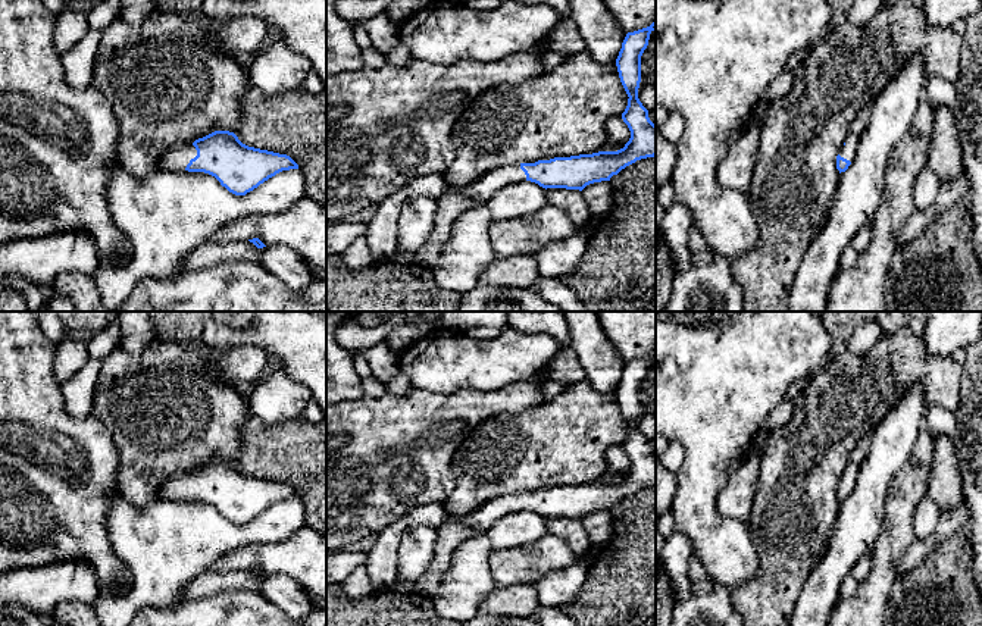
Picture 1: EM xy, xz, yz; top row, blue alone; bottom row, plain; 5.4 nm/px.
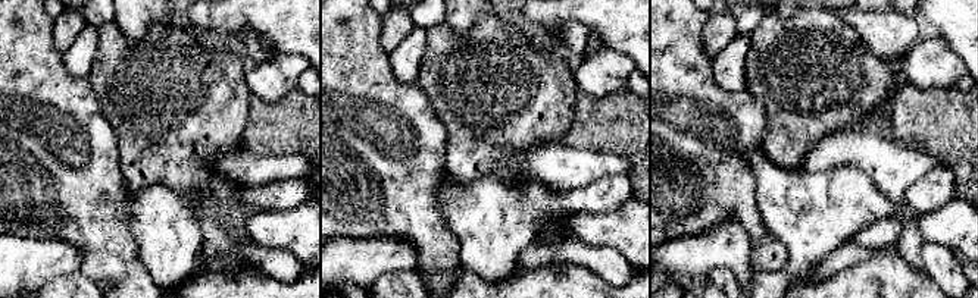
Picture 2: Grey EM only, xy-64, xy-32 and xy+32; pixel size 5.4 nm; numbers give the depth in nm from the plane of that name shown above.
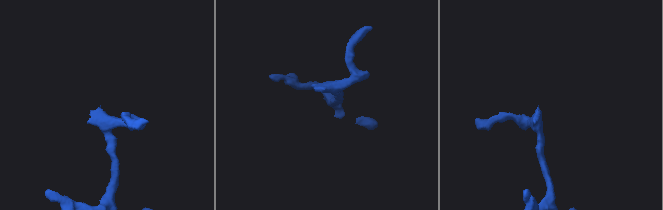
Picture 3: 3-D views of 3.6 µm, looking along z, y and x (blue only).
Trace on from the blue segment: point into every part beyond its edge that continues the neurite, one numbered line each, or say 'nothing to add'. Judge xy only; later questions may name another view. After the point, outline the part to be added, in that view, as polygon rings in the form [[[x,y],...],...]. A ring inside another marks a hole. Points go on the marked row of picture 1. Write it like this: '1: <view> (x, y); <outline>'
1: xy (177, 157); [[[193,143],[171,144],[159,163],[159,170],[185,170],[190,160],[196,156],[197,150]]]

